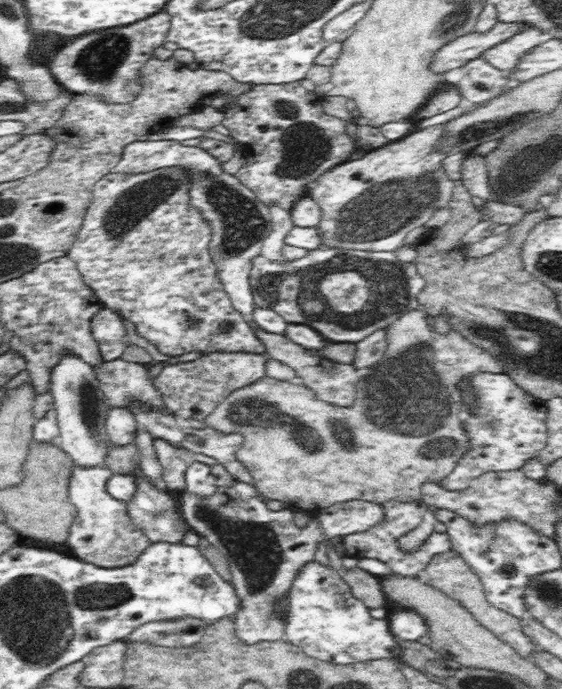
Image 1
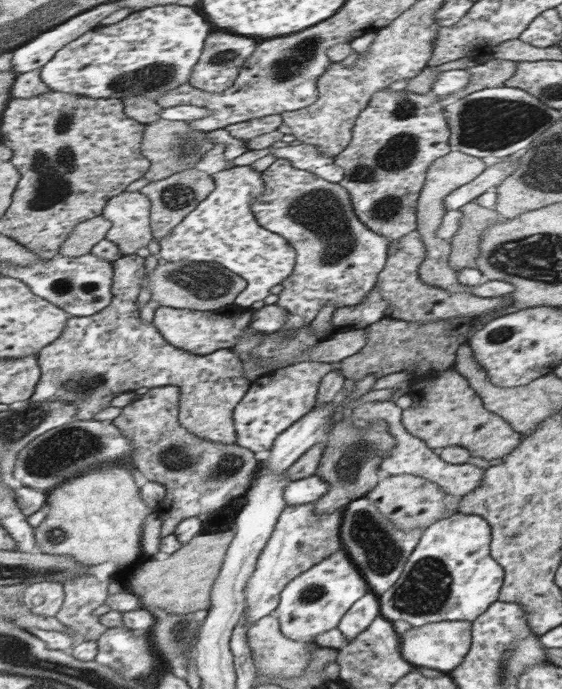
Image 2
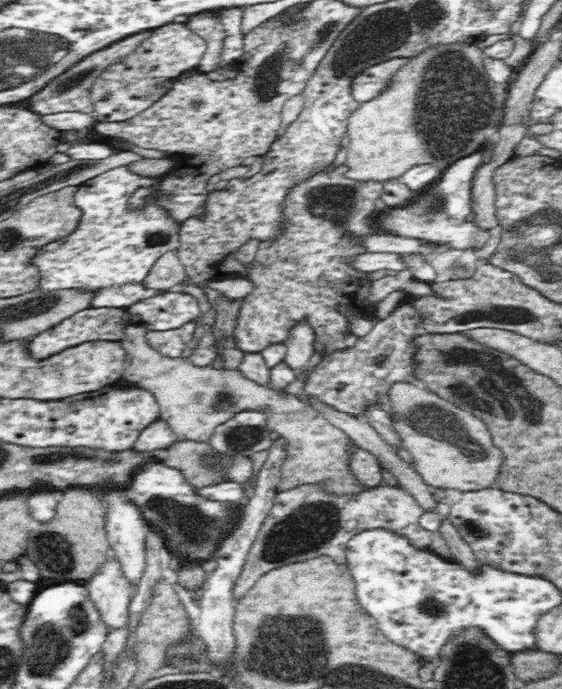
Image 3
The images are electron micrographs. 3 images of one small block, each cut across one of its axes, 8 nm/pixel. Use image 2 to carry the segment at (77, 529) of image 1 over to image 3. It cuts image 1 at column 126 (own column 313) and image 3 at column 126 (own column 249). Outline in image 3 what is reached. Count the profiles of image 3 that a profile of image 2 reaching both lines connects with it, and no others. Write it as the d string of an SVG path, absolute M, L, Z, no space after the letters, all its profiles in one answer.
M116 556L110 558L96 570L96 576L84 584L88 588L90 600L100 612L108 628L124 628L130 624L130 602L136 594L136 584L126 580L122 574L122 564Z

